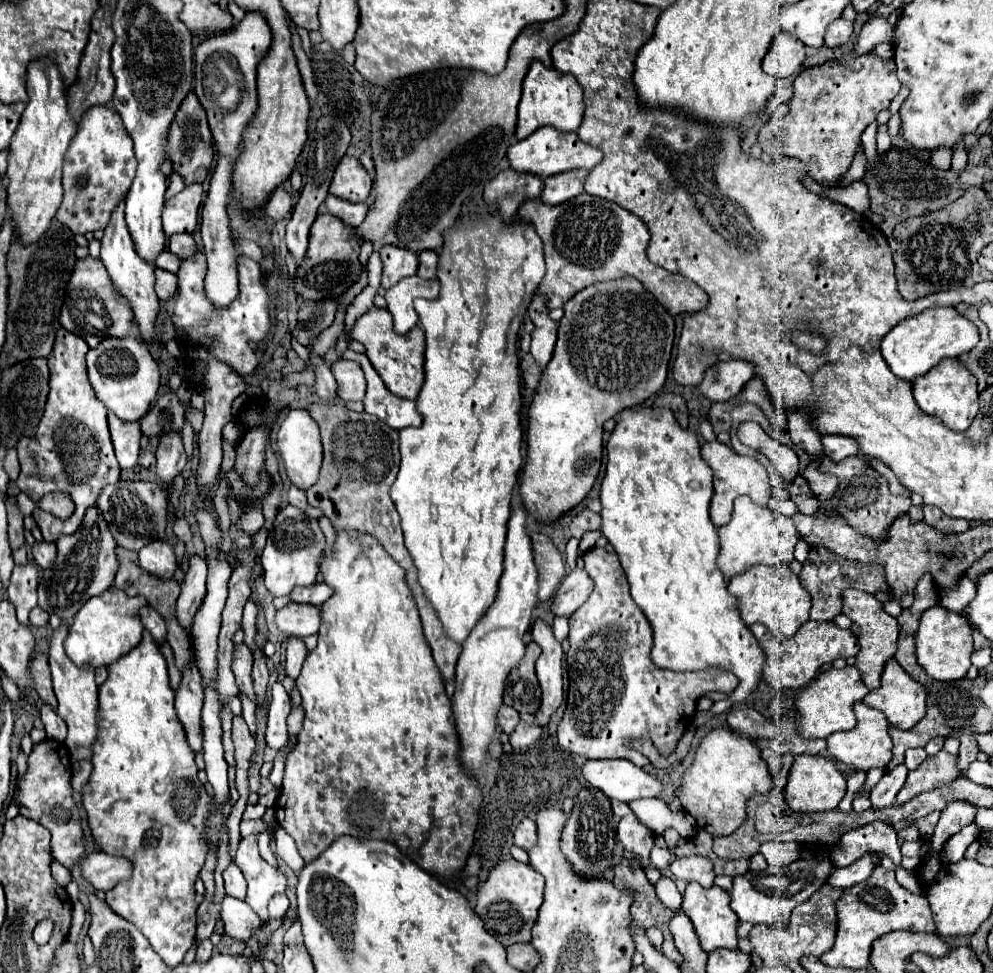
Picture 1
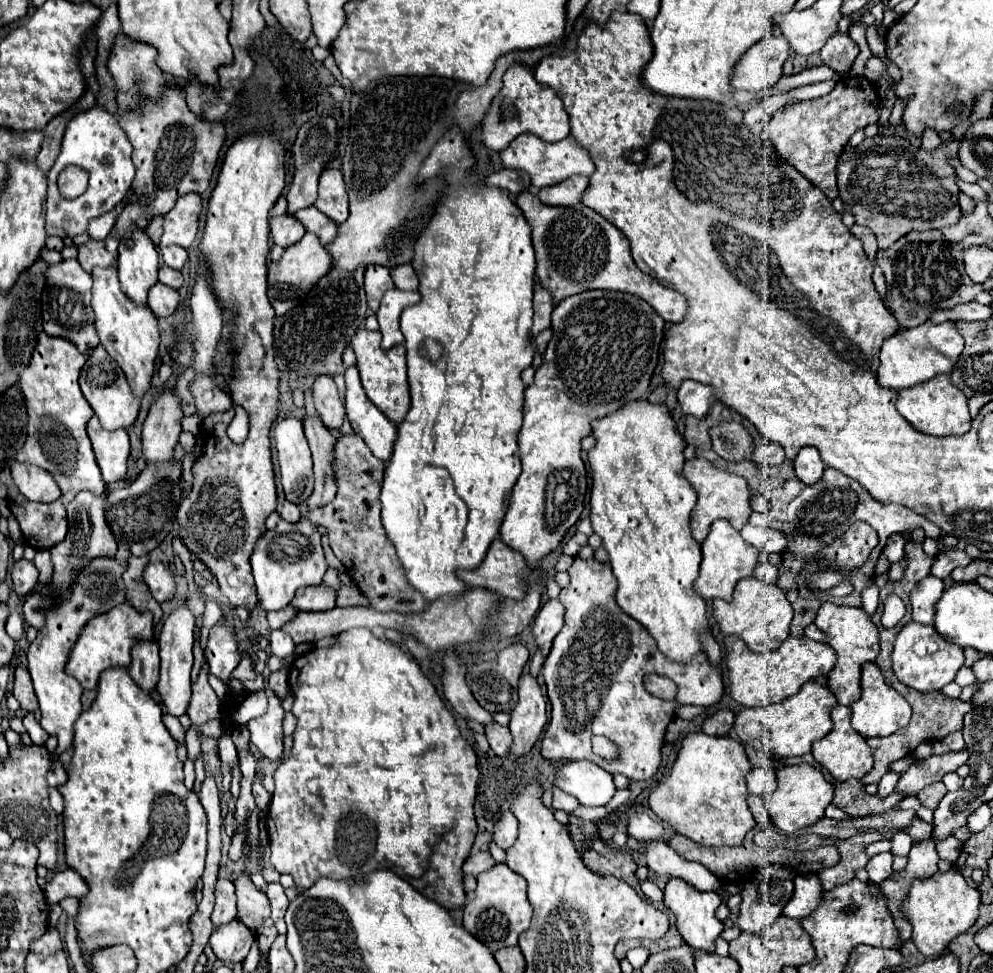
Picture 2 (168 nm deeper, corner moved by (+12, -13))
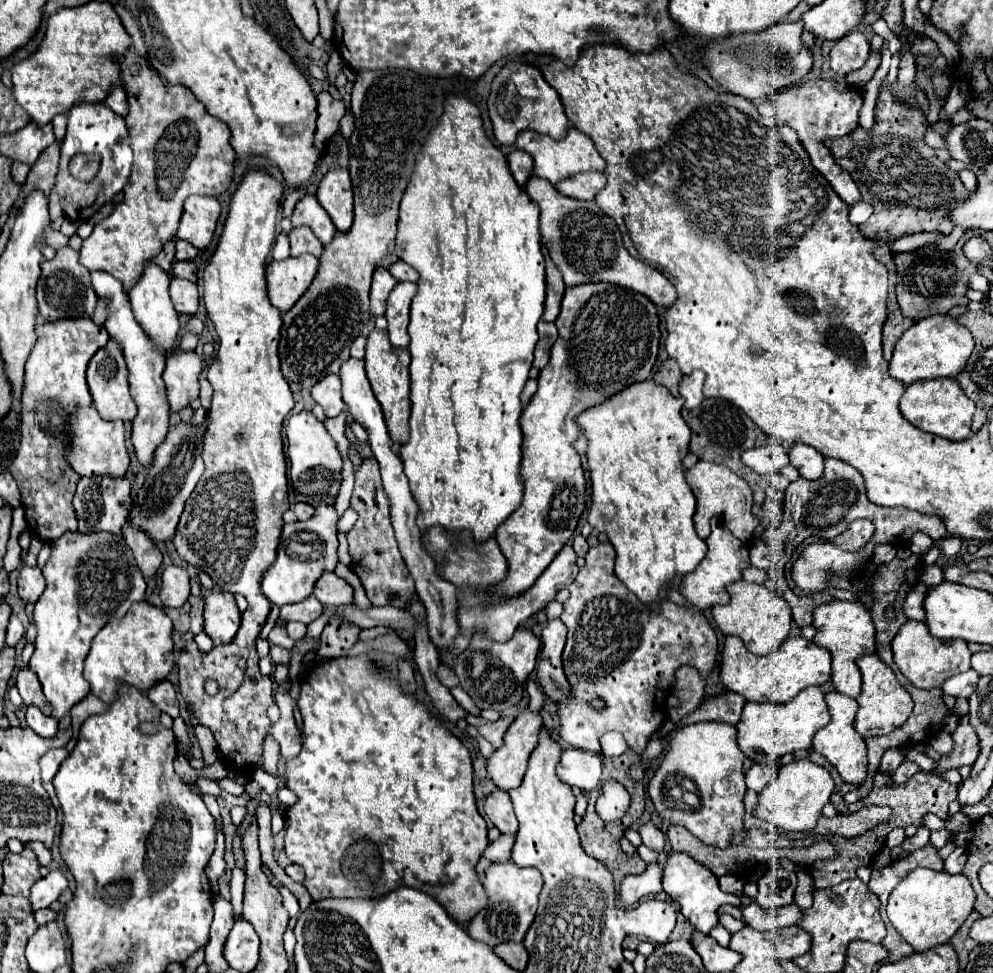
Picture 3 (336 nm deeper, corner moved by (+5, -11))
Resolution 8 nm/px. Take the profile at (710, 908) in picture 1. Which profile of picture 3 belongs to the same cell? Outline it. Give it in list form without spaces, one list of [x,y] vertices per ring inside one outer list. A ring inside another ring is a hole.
[[[674,852],[668,854],[662,870],[662,886],[664,892],[680,906],[684,918],[692,922],[694,928],[700,930],[702,934],[708,934],[718,924],[718,908],[722,904],[740,906],[740,898],[734,894],[724,894],[718,888],[718,878],[710,870],[706,870],[706,866],[694,862],[694,858],[690,858],[688,854],[674,854]]]

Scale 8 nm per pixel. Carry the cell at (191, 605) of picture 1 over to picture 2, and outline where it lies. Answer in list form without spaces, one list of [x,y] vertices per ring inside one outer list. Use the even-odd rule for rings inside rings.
[[[179,606],[171,612],[171,616],[163,622],[163,628],[159,632],[159,648],[161,648],[161,674],[157,690],[163,698],[163,704],[167,706],[167,712],[175,718],[183,716],[191,702],[191,666],[193,666],[193,630],[195,630],[195,616],[187,606]]]

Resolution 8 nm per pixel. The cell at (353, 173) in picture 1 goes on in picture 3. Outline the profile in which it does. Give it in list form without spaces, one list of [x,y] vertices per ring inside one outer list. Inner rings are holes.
[[[344,168],[328,170],[328,174],[318,184],[316,198],[340,232],[346,232],[352,226],[352,196],[354,192],[350,174]]]

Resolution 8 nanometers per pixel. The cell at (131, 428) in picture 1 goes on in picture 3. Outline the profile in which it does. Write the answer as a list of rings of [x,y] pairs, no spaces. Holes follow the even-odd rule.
[[[94,406],[78,408],[70,418],[70,442],[66,450],[66,460],[80,476],[122,476],[130,464],[124,442],[124,422],[102,420]]]

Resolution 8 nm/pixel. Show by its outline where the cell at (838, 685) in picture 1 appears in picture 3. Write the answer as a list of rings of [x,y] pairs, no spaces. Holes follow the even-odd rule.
[[[810,686],[802,690],[796,698],[784,704],[770,704],[770,702],[746,702],[742,710],[742,718],[736,724],[738,730],[738,746],[742,754],[756,762],[764,764],[764,760],[774,762],[776,758],[798,752],[804,748],[812,748],[812,736],[816,730],[826,726],[830,722],[828,706],[824,702],[824,692],[818,686]]]

